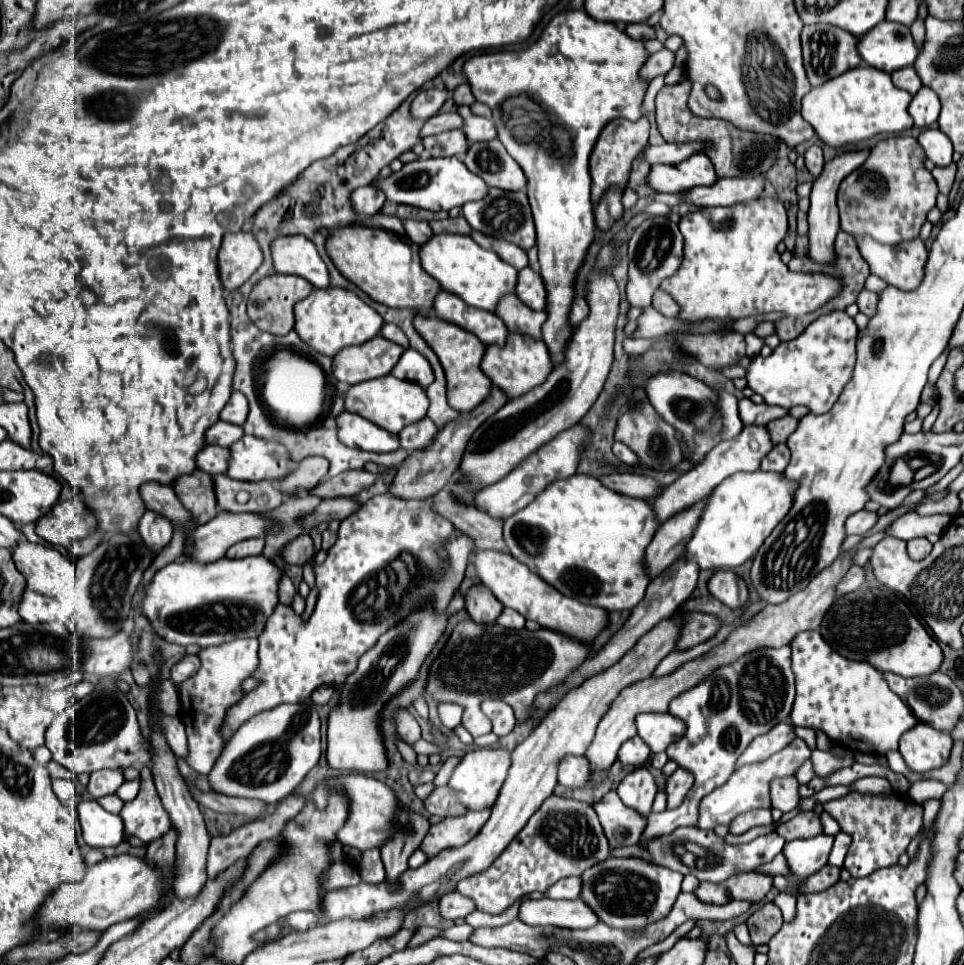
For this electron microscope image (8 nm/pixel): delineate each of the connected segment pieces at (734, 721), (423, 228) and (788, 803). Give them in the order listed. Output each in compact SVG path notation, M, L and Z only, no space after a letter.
M789 646L765 648L745 654L737 662L715 670L699 686L677 696L671 702L669 712L687 724L687 734L667 748L667 756L679 768L691 772L695 784L679 808L647 816L645 834L641 836L639 846L641 842L645 842L645 838L671 834L679 826L695 826L699 818L699 802L703 800L703 796L729 780L729 776L735 772L737 758L755 736L769 732L775 724L789 718L793 698L795 676L791 672Z
M401 220L401 224L405 226L405 232L407 232L407 238L411 240L411 242L415 242L415 244L425 244L431 236L433 236L433 232L431 232L431 228L429 228L429 224L427 222L417 222L417 220Z
M777 778L771 782L773 808L779 808L781 812L789 812L799 804L799 800L801 800L801 796L799 796L797 778Z

